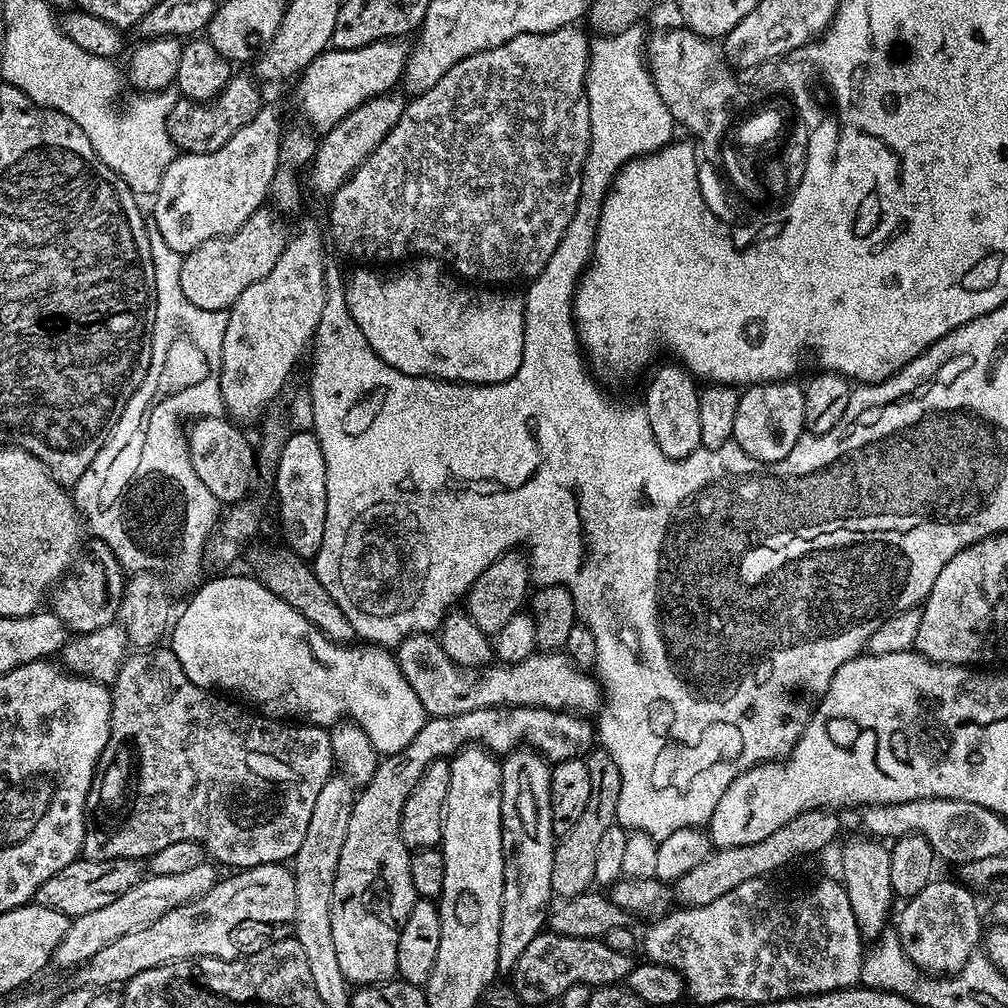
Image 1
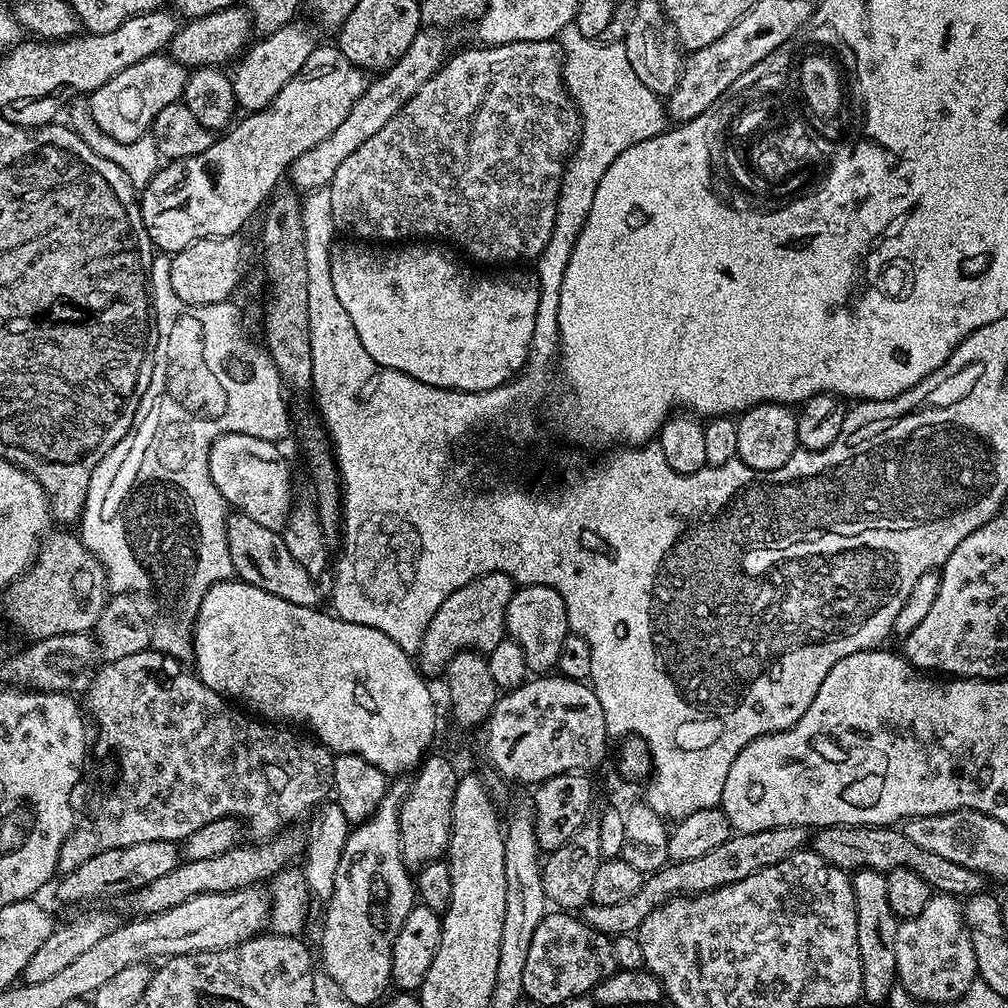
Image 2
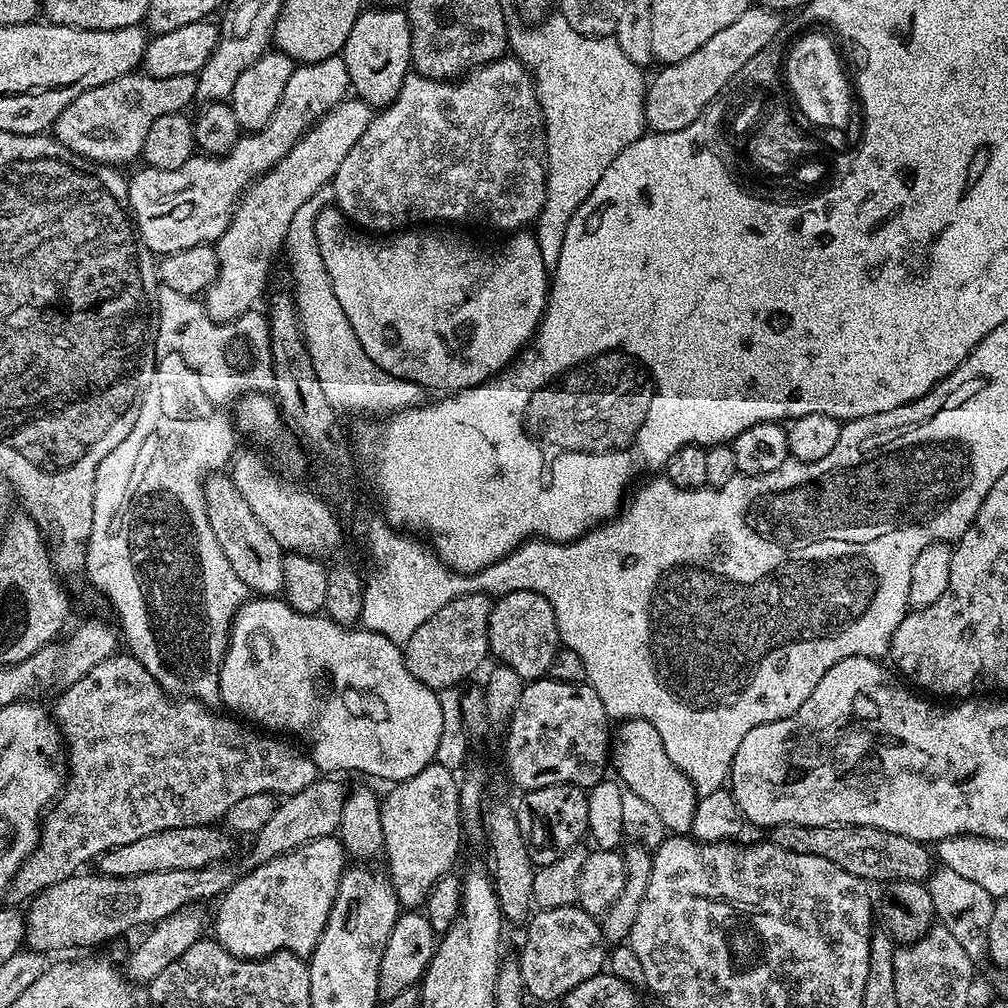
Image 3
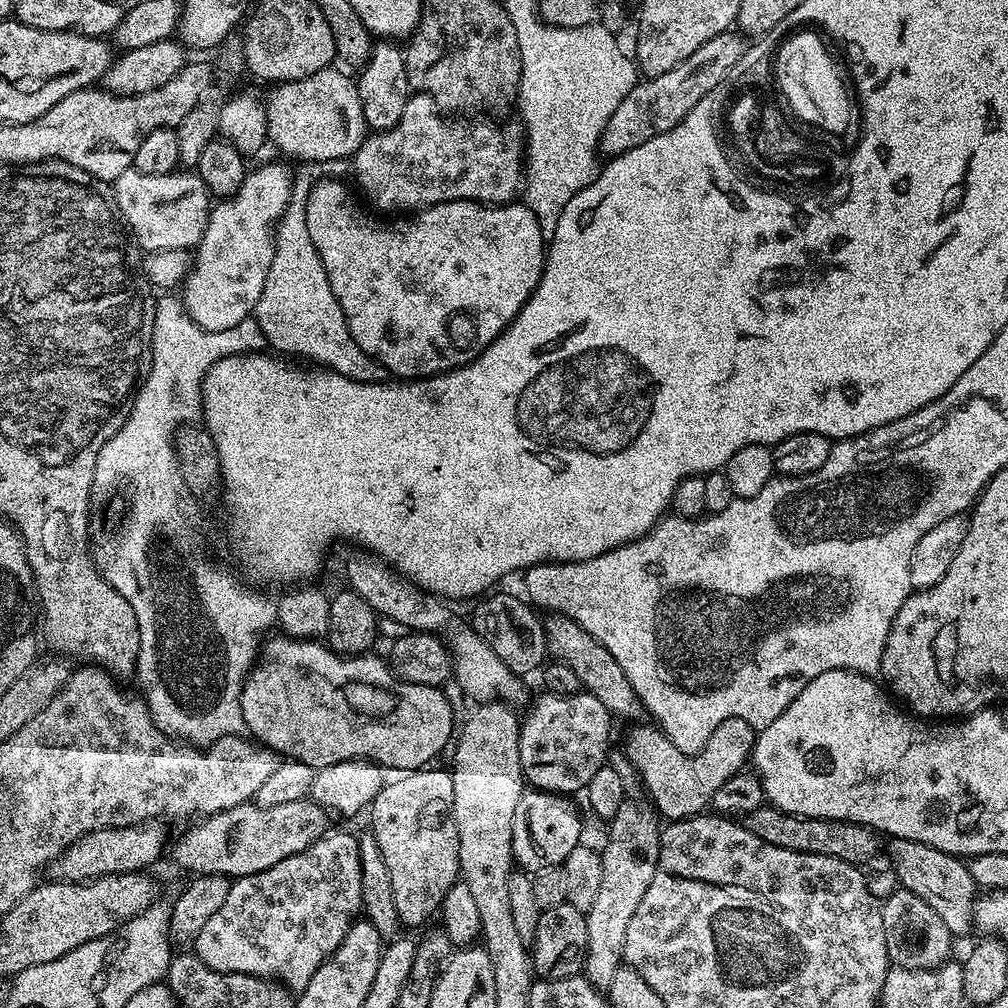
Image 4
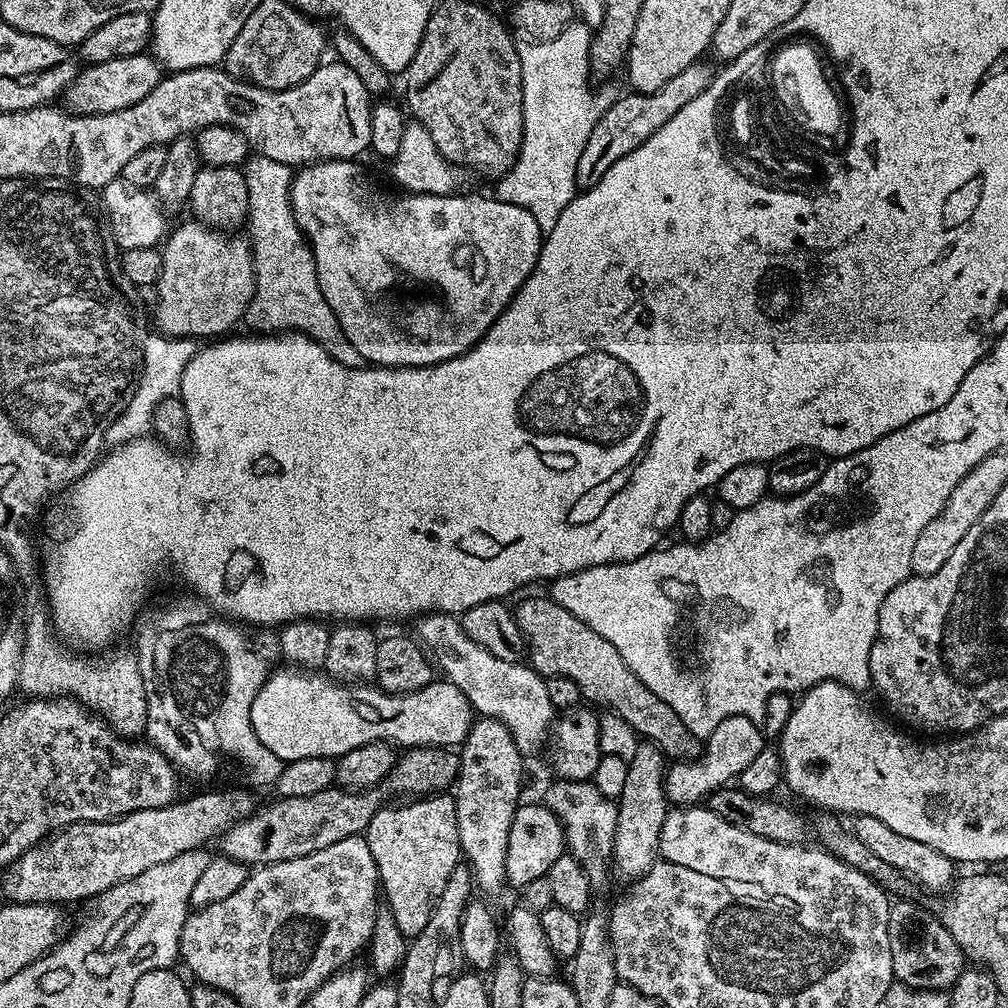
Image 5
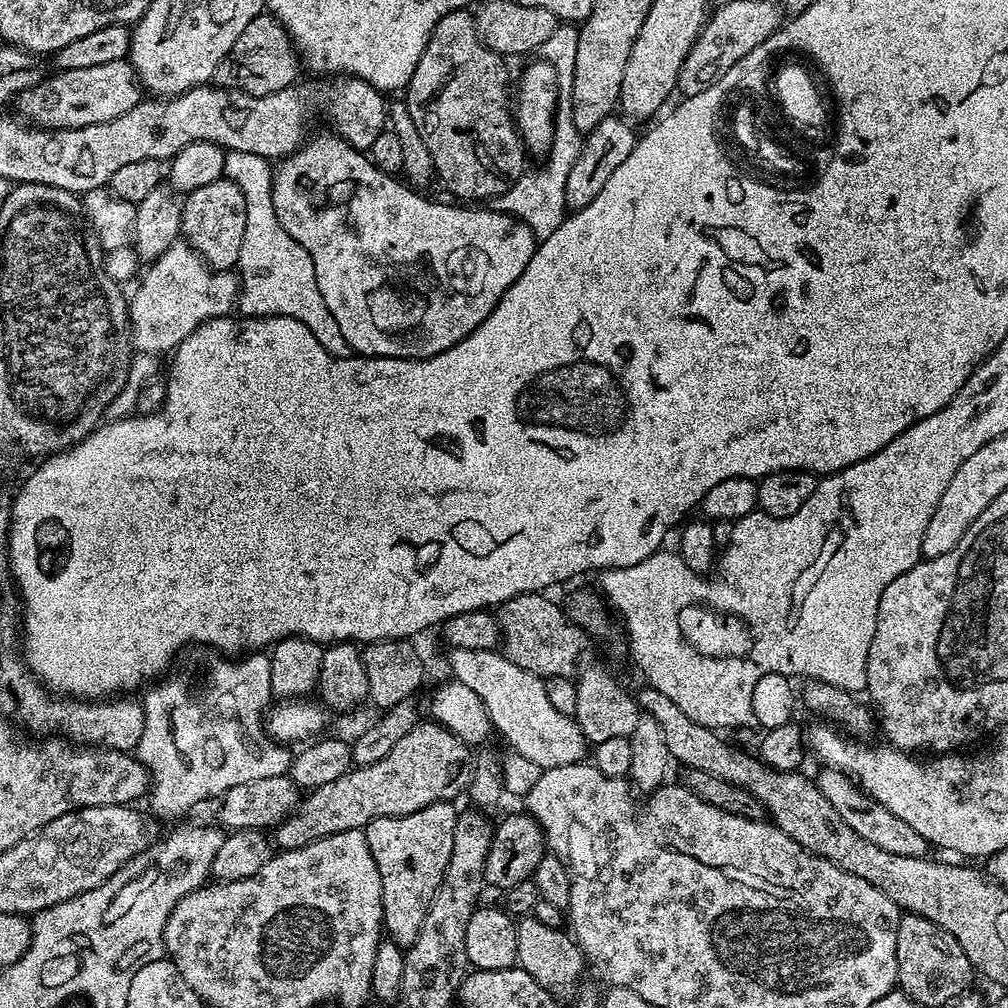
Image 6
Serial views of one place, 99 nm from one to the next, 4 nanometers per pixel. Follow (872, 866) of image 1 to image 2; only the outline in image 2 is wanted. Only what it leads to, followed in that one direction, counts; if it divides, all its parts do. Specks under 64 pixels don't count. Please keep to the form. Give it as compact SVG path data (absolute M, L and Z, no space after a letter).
M862 868L851 873L854 904L858 910L858 958L862 962L862 1000L866 1005L887 1005L890 990L897 987L894 941L898 938L900 917L890 910L890 890L885 873Z

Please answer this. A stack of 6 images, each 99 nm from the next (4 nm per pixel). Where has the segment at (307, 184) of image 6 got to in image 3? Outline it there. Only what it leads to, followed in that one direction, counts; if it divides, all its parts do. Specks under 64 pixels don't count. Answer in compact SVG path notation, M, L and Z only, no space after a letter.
M326 206L316 219L318 250L322 254L322 262L326 262L326 274L330 274L330 286L334 286L334 294L338 298L338 306L342 306L342 314L350 318L350 326L354 326L354 334L358 334L362 350L366 350L370 359L392 376L414 382L429 393L436 392L432 394L455 394L478 386L484 380L491 380L497 372L507 368L524 351L526 345L536 335L536 326L544 317L544 307L548 305L550 270L542 262L542 250L538 250L538 242L531 231L521 230L511 233L501 248L491 252L488 248L476 248L475 242L467 240L460 232L444 233L438 229L436 226L428 226L423 230L373 234L353 226L335 206Z

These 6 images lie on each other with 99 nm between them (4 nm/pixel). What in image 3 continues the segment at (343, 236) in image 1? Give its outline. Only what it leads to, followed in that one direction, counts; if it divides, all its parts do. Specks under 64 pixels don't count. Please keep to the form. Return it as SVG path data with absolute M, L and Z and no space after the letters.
M505 54L500 59L482 64L465 72L455 82L447 80L431 80L428 76L409 75L400 87L400 93L392 103L379 109L373 115L370 126L366 126L366 134L358 142L354 142L354 150L342 158L342 166L338 166L336 177L330 185L330 193L335 207L355 227L367 230L373 234L392 234L409 226L432 226L436 220L465 220L468 224L481 224L484 228L497 228L503 234L511 234L535 225L540 217L542 206L546 202L546 174L548 159L546 158L546 134L544 119L540 113L540 103L536 97L536 84L532 74L524 67L521 60L511 54Z

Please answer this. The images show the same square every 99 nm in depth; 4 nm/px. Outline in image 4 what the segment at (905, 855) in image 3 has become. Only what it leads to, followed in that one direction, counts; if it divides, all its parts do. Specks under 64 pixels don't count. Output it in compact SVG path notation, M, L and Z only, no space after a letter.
M761 806L747 813L742 820L746 830L750 834L758 834L762 842L770 842L770 846L782 846L782 850L798 850L802 854L822 854L823 856L833 856L847 864L864 866L867 860L872 860L876 856L876 851L881 851L882 844L879 844L877 833L866 824L852 824L848 820L819 820L813 816L796 816L792 812L784 812L781 808L771 806Z

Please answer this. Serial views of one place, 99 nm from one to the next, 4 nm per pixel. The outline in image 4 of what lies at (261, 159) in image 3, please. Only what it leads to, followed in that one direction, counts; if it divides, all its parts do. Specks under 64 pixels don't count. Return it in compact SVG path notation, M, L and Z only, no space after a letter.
M130 167L118 174L114 191L118 210L131 239L145 253L175 248L188 250L199 244L214 204L204 179L188 170L177 170L163 176L142 174L137 168Z

